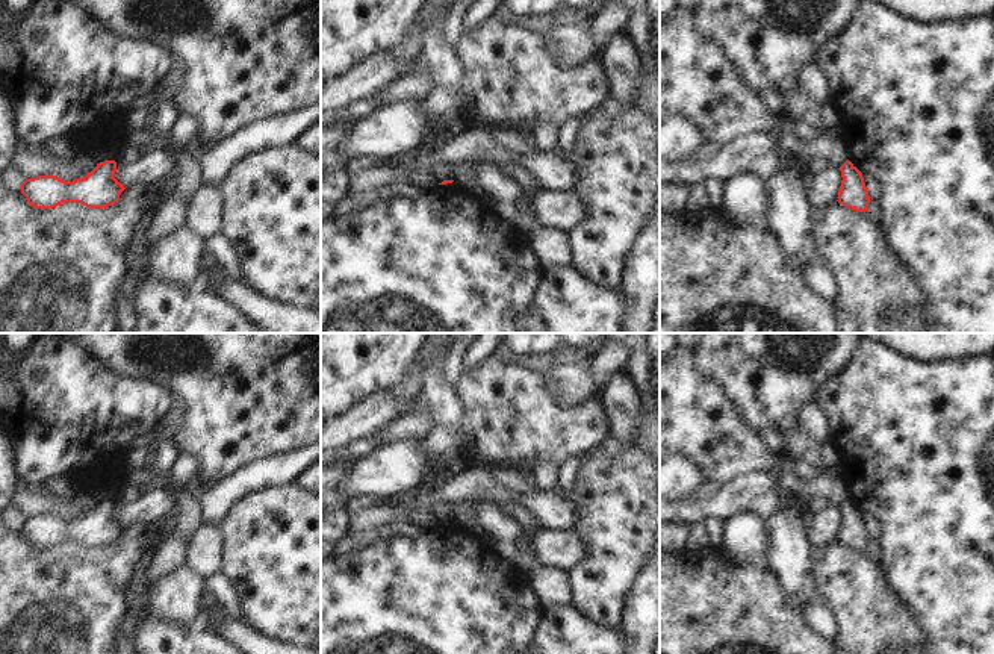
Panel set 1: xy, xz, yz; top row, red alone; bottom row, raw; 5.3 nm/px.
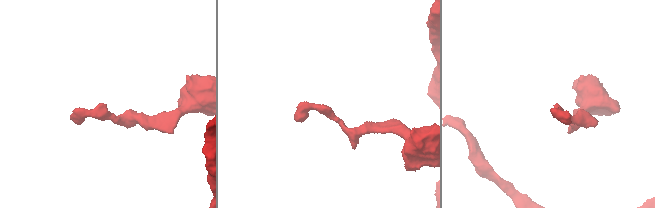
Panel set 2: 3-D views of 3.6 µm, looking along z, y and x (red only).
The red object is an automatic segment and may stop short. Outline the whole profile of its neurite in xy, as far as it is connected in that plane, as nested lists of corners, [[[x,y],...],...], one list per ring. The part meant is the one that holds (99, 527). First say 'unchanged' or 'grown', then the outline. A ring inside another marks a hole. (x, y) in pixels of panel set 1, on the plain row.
unchanged | [[[104,500],[85,516],[65,521],[56,515],[38,515],[23,519],[20,528],[36,548],[53,548],[62,542],[80,542],[101,548],[118,542],[126,528],[115,516],[116,501]]]

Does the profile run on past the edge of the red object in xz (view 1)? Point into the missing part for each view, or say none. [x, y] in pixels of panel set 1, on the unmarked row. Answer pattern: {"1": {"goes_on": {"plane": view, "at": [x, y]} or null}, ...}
{"1": {"goes_on": null}}

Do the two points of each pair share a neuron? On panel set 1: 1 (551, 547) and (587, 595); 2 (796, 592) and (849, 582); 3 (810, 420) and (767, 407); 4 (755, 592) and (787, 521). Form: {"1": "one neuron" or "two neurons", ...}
{"1": "two neurons", "2": "two neurons", "3": "two neurons", "4": "two neurons"}

